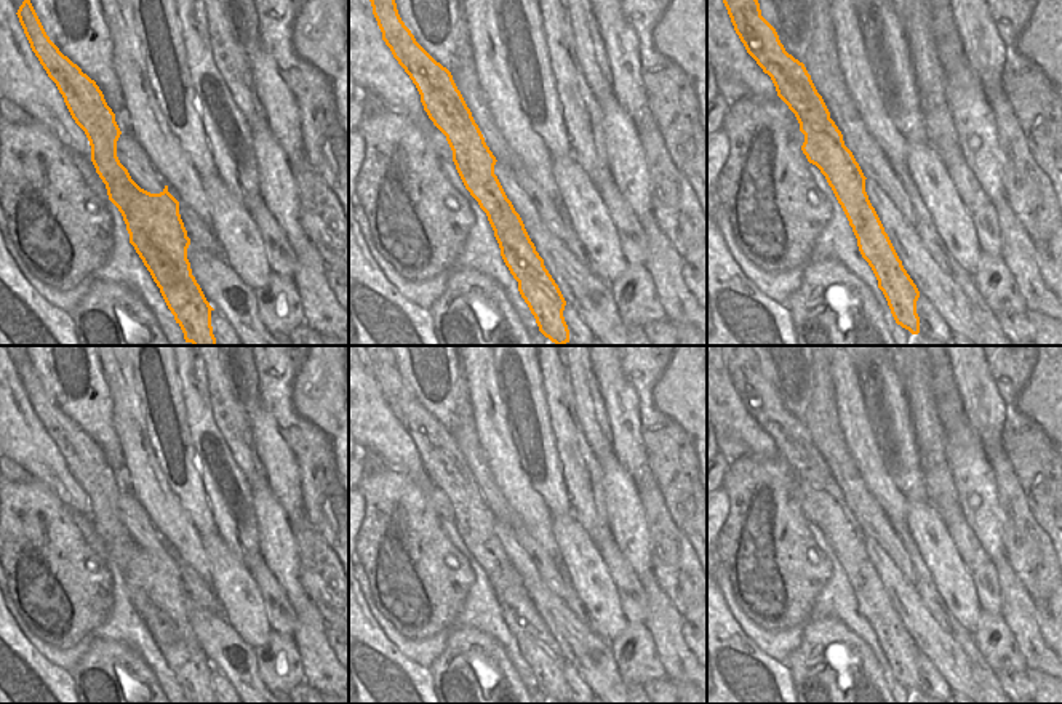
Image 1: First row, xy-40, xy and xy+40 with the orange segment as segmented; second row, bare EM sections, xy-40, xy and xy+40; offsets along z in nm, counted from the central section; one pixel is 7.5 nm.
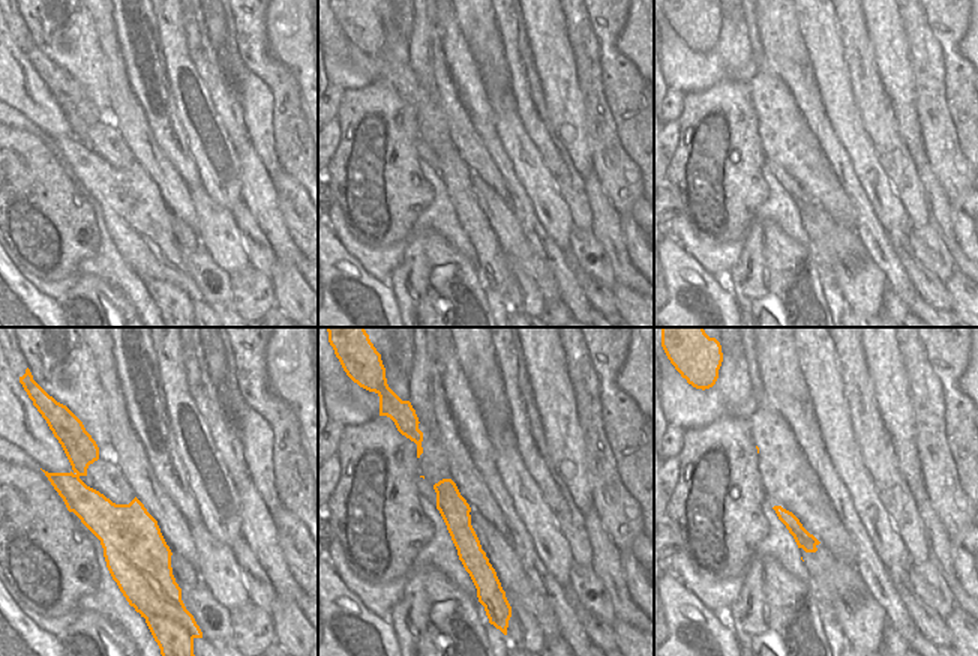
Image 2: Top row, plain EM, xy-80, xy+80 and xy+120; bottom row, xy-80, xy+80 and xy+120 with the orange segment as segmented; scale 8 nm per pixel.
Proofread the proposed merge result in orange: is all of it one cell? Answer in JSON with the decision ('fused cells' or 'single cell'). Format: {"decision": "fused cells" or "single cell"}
{"decision": "fused cells"}

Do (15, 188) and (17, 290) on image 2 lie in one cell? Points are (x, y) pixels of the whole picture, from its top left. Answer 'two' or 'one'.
two

